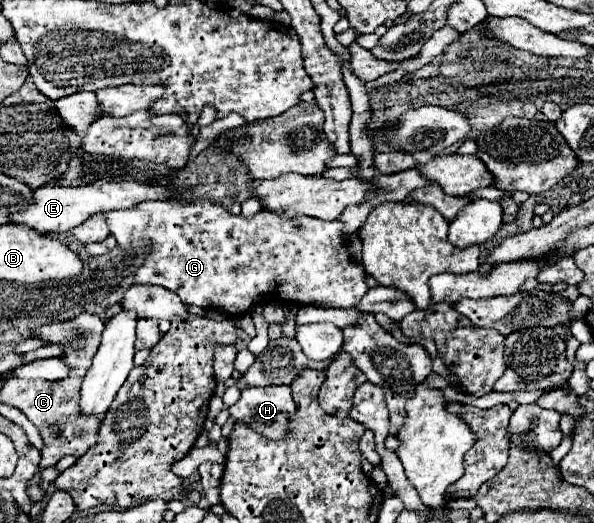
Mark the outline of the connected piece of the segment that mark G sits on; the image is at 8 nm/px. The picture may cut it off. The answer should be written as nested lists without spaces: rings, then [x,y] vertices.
[[[199,200],[199,202],[145,202],[145,204],[137,204],[133,208],[127,208],[127,210],[113,210],[113,212],[107,212],[107,224],[109,224],[109,230],[111,234],[117,238],[117,244],[123,248],[123,250],[135,250],[135,244],[143,244],[143,242],[151,242],[153,244],[153,250],[147,254],[143,266],[135,272],[135,284],[153,284],[153,286],[163,286],[171,292],[175,292],[185,304],[189,306],[199,306],[203,310],[221,310],[225,312],[227,316],[241,316],[245,314],[253,304],[255,304],[255,298],[263,298],[263,296],[273,296],[277,298],[277,302],[281,304],[301,304],[301,306],[307,306],[307,304],[327,304],[331,308],[355,308],[357,302],[361,300],[361,296],[369,290],[367,284],[365,284],[365,270],[361,264],[353,262],[351,260],[351,254],[347,250],[349,242],[353,236],[345,236],[341,232],[341,222],[339,220],[333,220],[333,222],[325,222],[325,220],[317,220],[317,218],[309,218],[309,216],[295,216],[295,218],[287,218],[287,216],[275,216],[271,212],[259,212],[255,214],[251,220],[245,220],[241,214],[239,216],[233,216],[229,210],[225,210],[223,206],[219,204],[213,204],[209,200]]]

